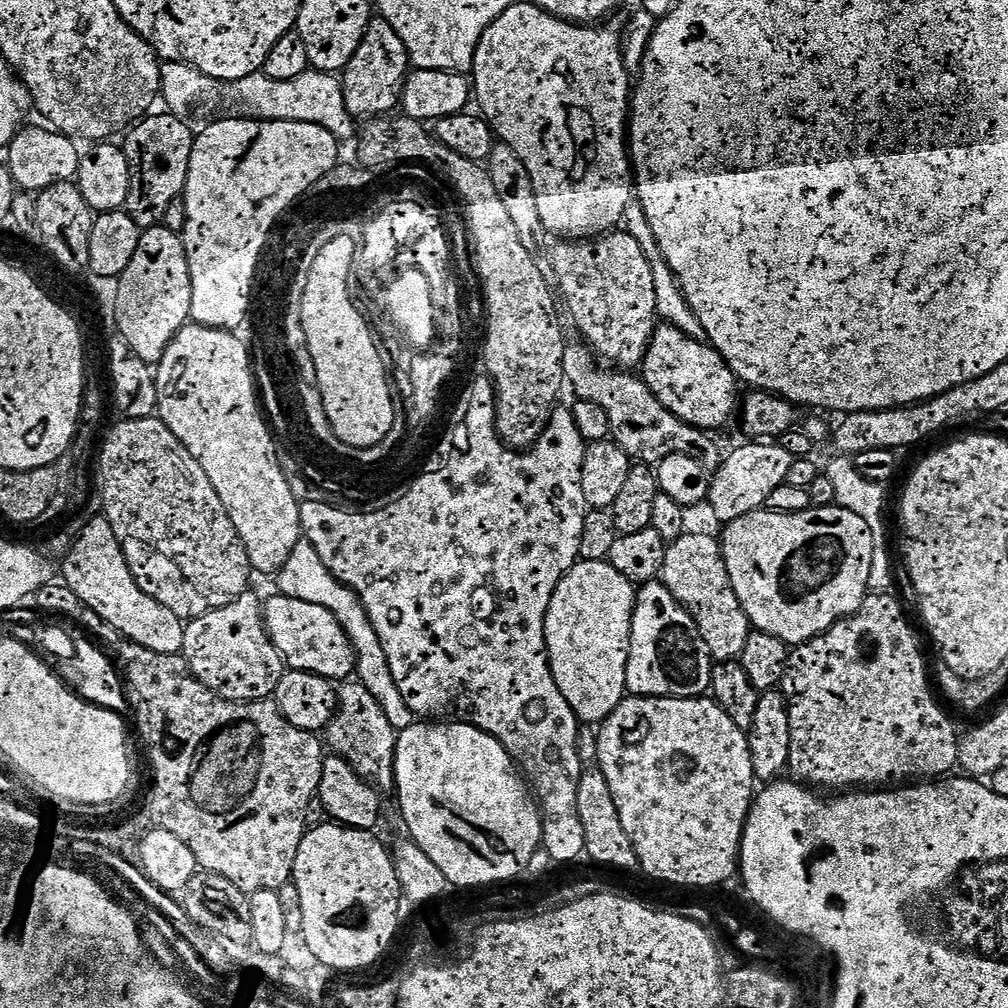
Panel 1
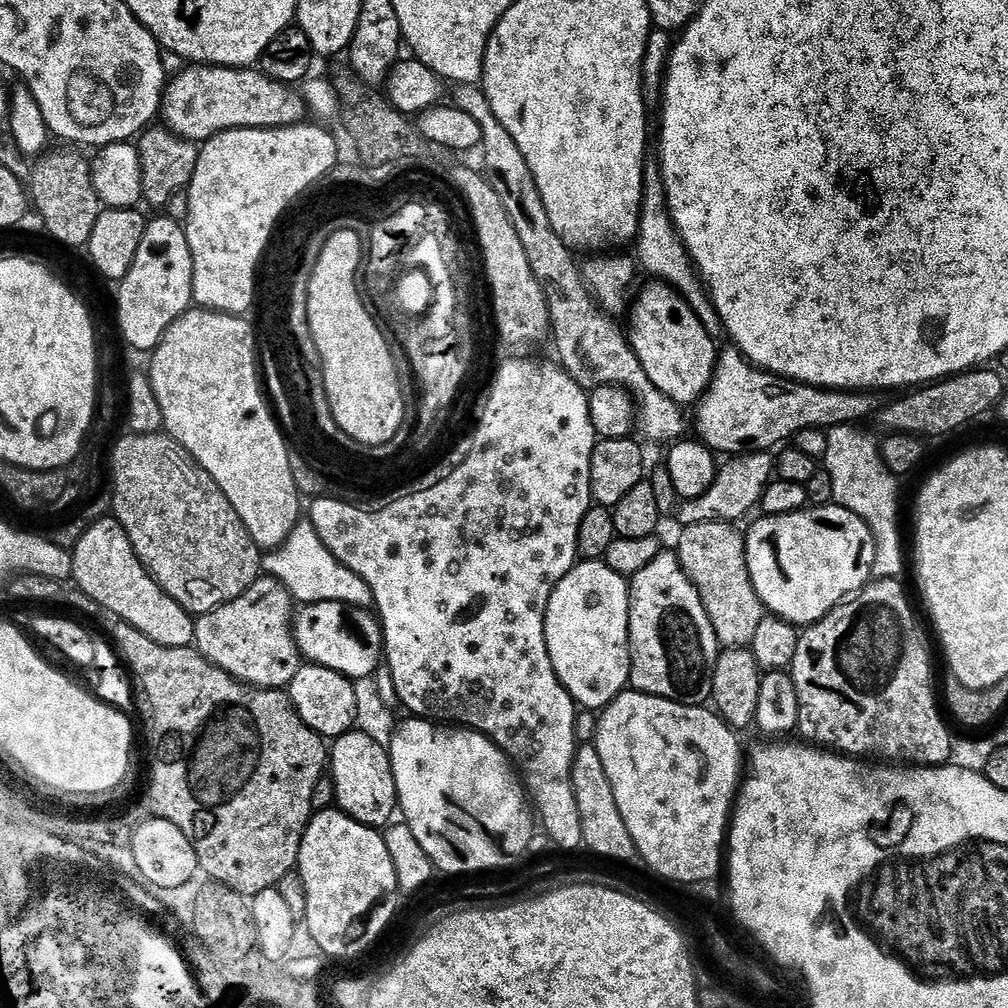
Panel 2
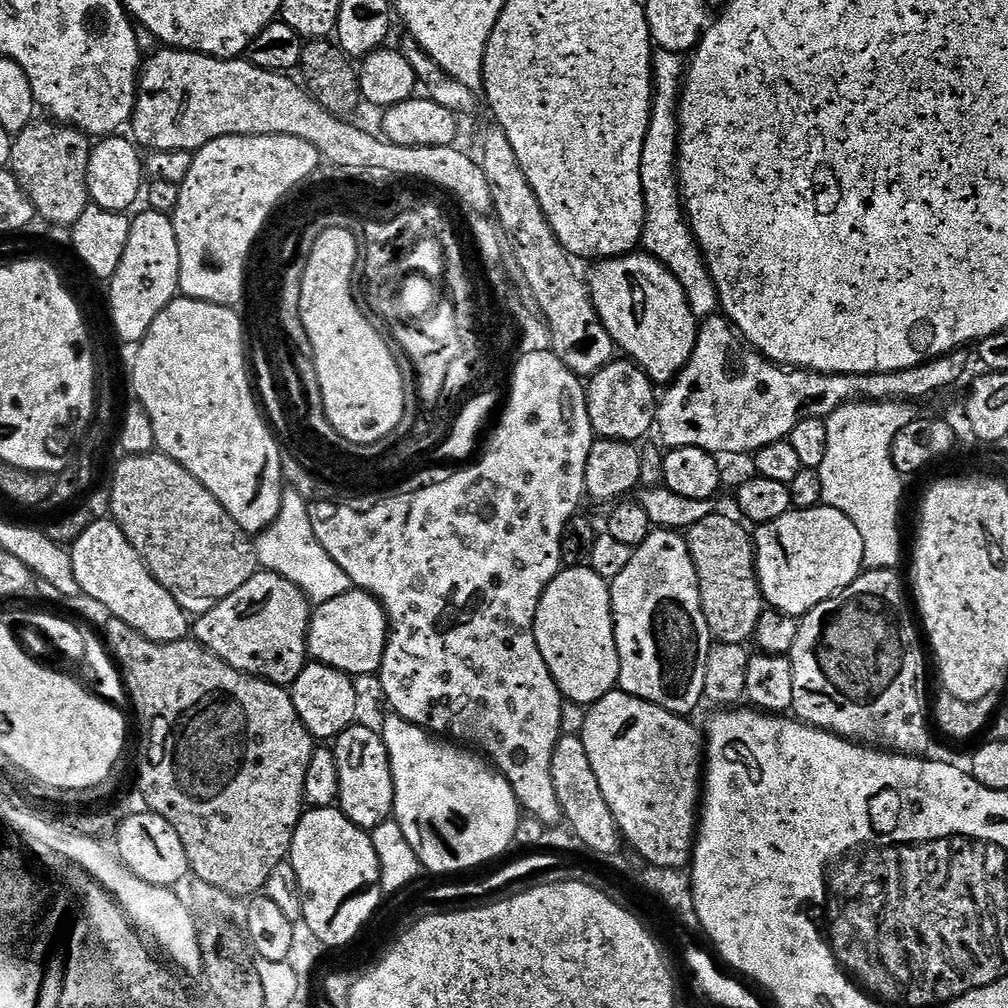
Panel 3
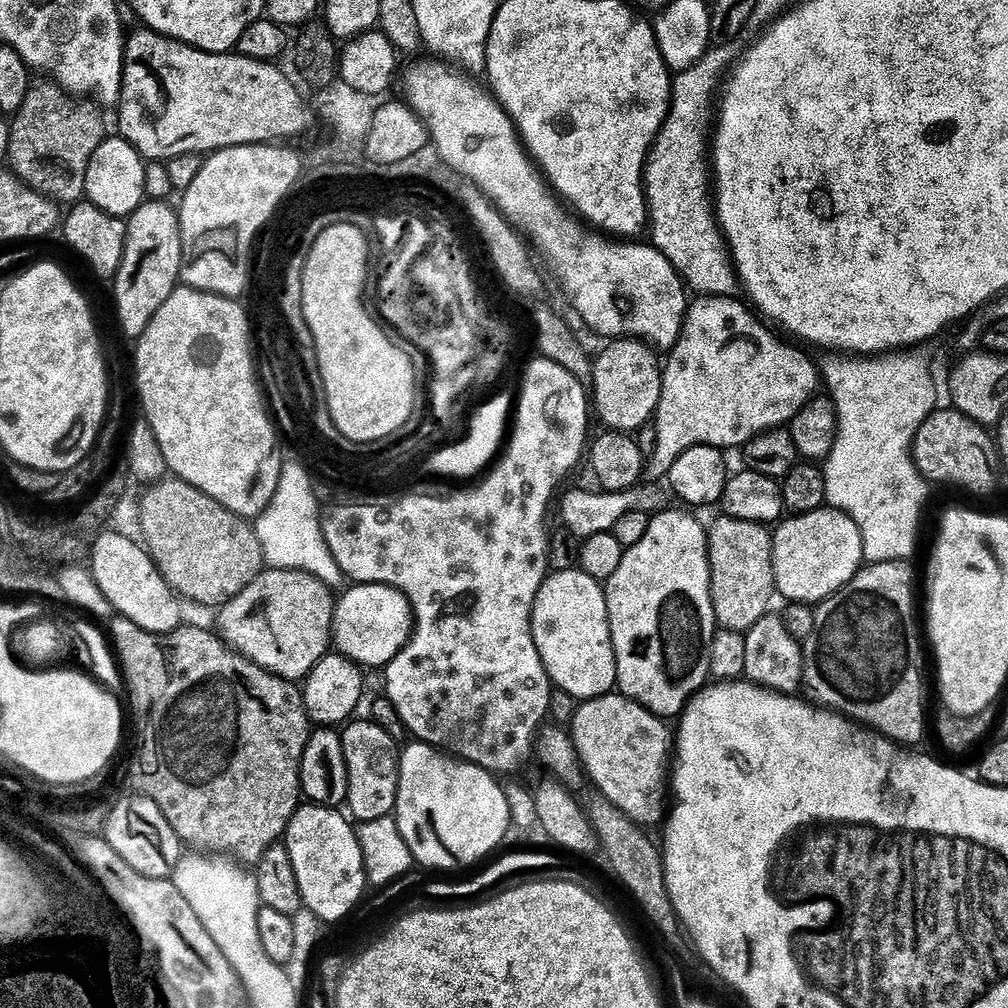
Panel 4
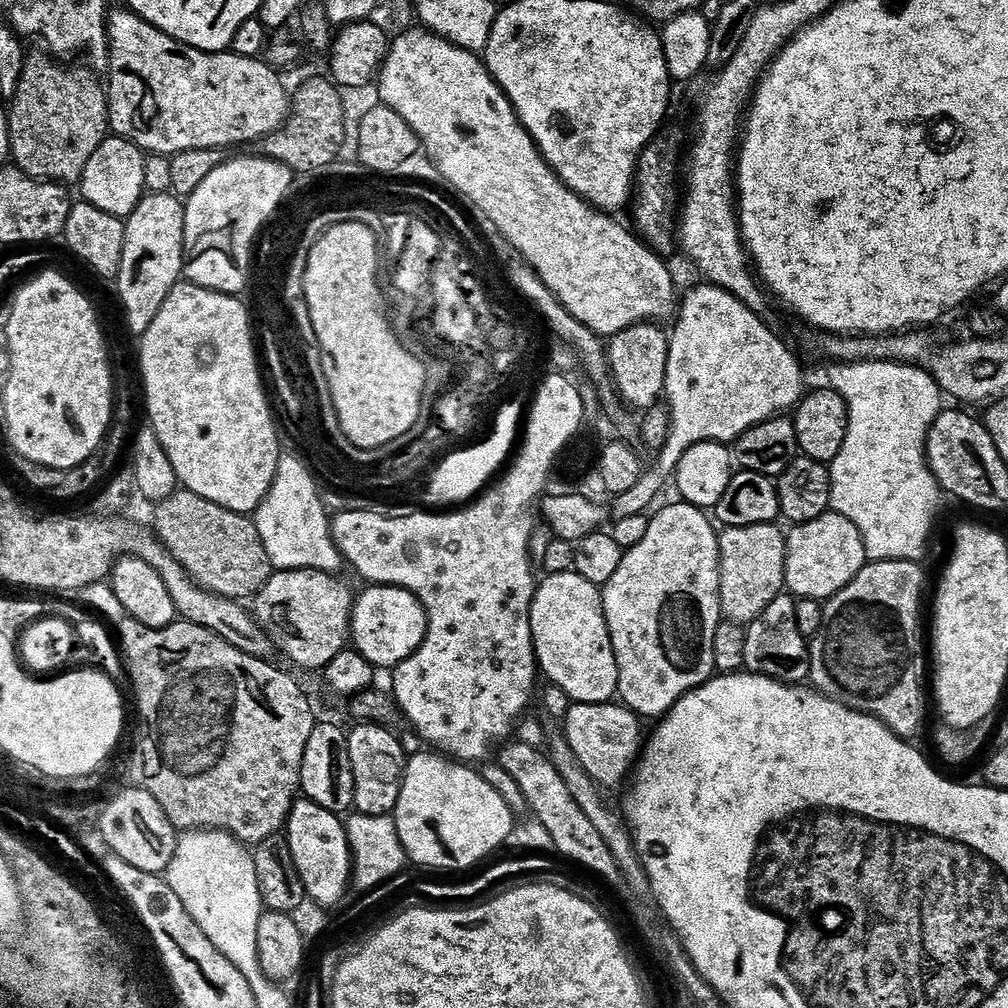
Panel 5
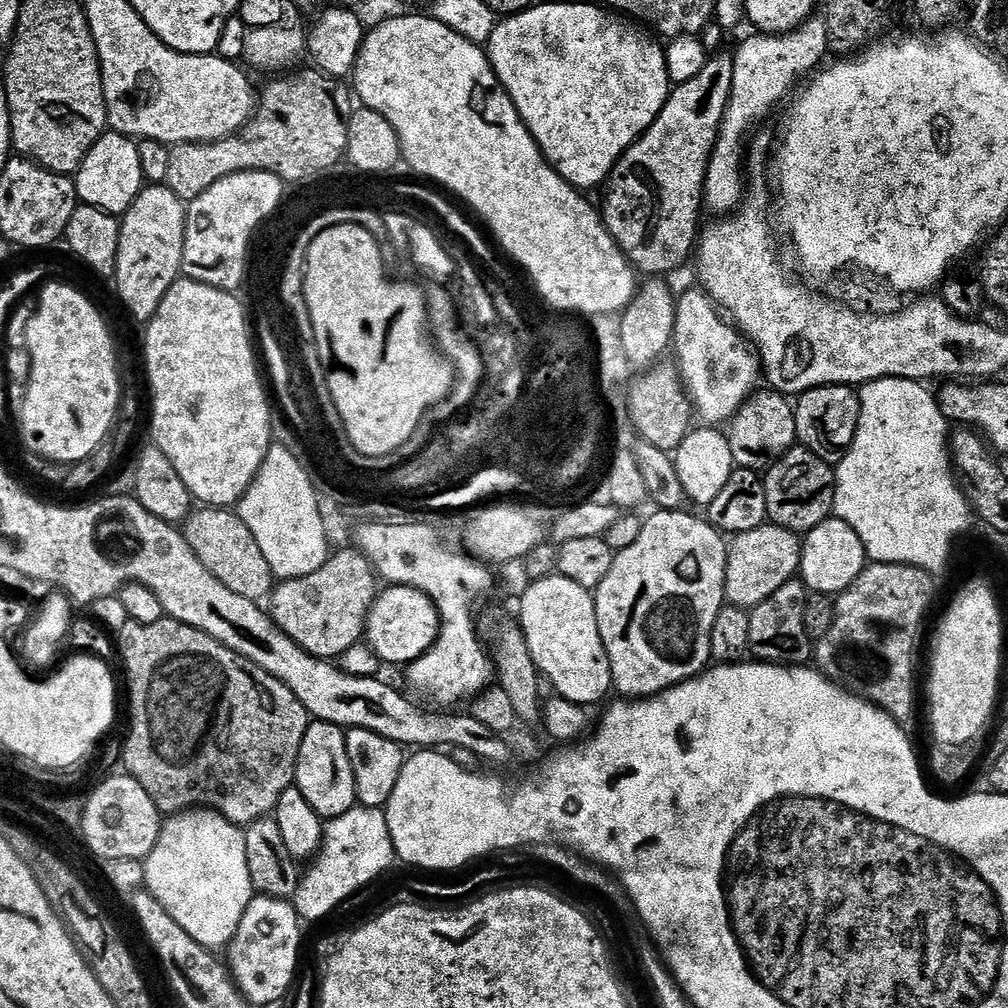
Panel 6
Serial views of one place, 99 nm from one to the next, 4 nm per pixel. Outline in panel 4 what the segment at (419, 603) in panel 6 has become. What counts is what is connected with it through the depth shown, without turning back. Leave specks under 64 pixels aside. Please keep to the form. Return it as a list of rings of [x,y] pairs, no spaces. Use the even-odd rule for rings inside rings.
[[[356,584],[335,601],[330,640],[335,651],[352,663],[380,670],[408,643],[413,623],[412,608],[402,593],[384,584]]]

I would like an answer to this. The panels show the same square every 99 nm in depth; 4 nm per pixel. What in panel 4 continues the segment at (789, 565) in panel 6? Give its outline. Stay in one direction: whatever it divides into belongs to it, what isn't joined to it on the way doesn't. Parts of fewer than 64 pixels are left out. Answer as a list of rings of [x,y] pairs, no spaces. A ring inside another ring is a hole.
[[[717,515],[712,528],[707,529],[708,566],[712,579],[712,609],[720,628],[731,632],[747,633],[762,617],[769,615],[768,603],[774,597],[776,580],[772,577],[772,537],[769,529],[763,524],[736,520],[732,516]]]

